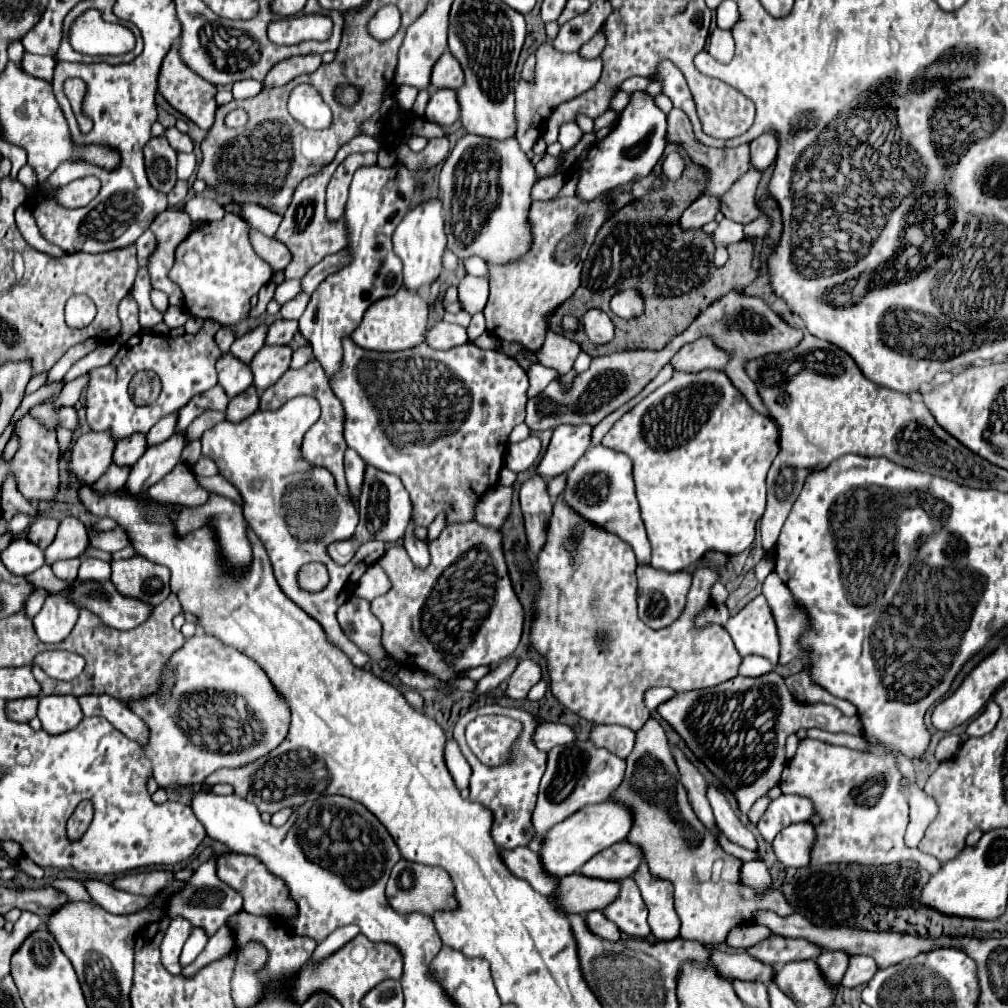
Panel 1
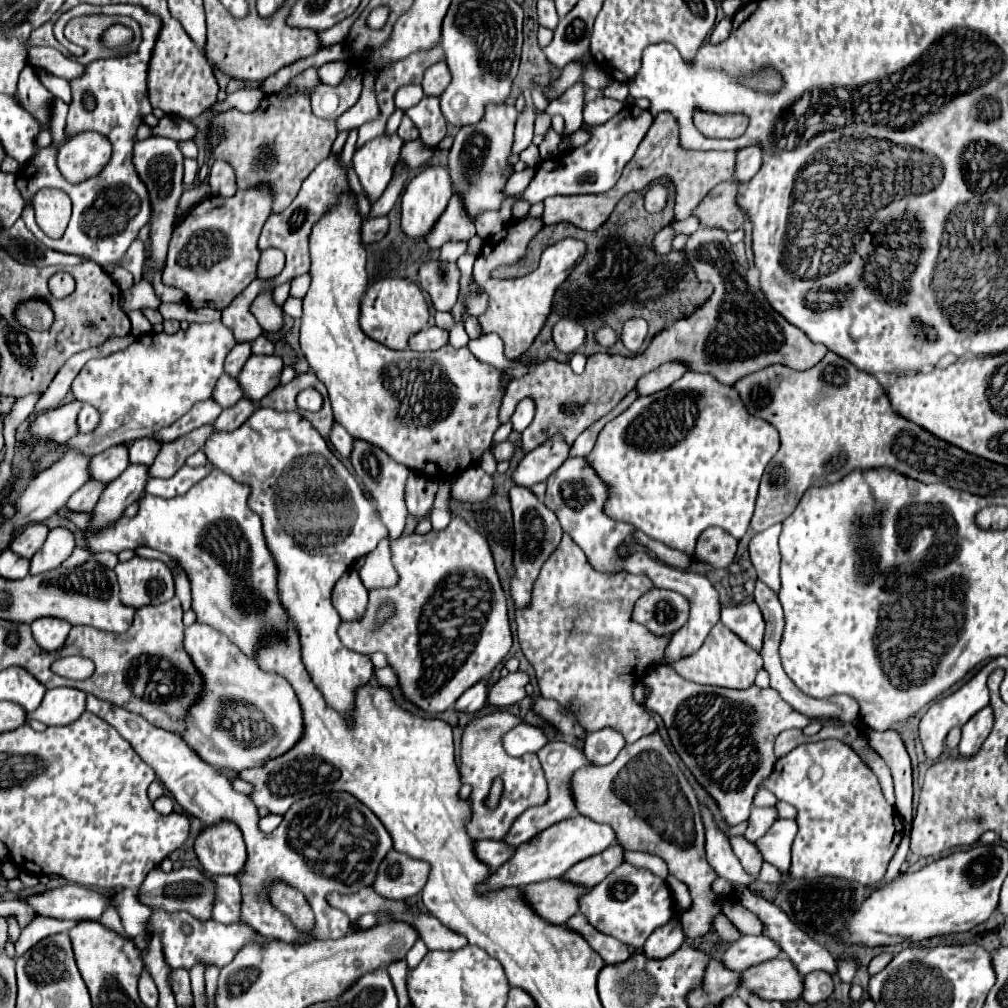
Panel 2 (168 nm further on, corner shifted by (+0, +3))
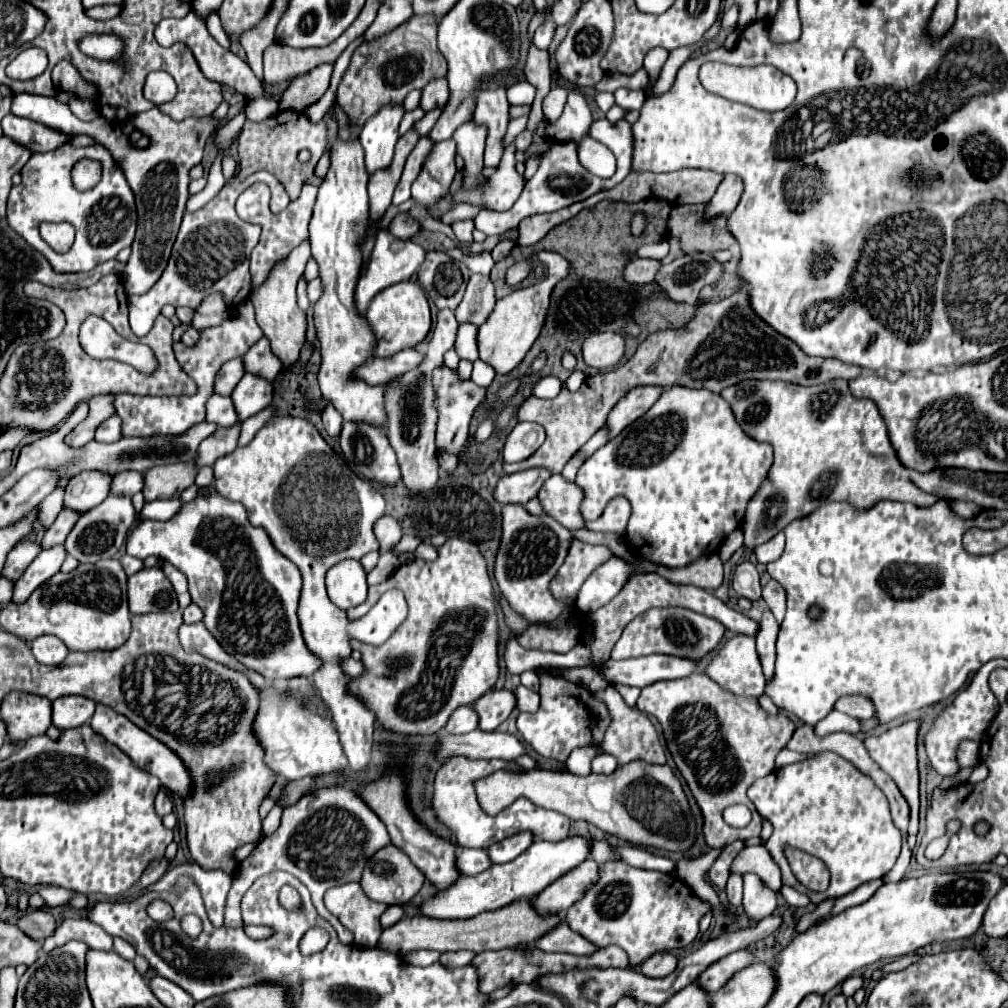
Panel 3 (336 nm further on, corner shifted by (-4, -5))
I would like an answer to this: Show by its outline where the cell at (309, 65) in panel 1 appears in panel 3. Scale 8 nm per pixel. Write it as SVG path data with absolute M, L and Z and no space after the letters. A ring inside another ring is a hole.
M321 63L321 65L313 67L311 71L289 81L287 89L283 91L279 109L303 111L305 105L315 103L327 91L331 73L333 73L333 63Z

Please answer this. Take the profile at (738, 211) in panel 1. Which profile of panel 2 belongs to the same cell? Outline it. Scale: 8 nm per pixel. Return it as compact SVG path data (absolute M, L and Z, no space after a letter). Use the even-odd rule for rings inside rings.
M725 181L713 187L707 197L695 207L693 215L699 219L701 227L737 231L745 223L745 215L737 209L737 183Z

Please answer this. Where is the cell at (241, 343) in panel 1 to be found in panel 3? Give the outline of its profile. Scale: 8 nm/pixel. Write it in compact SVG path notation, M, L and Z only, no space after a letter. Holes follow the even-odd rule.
M241 357L227 361L221 367L221 371L217 373L215 393L219 393L219 395L231 395L231 391L235 389L235 385L241 381L243 375L245 375L245 369L241 365Z

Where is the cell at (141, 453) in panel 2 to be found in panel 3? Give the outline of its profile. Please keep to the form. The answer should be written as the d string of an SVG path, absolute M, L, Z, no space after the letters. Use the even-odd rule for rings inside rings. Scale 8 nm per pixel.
M117 473L117 477L113 477L111 493L113 495L133 495L133 493L141 491L145 485L145 481L141 481L141 477L145 477L145 475L143 473Z

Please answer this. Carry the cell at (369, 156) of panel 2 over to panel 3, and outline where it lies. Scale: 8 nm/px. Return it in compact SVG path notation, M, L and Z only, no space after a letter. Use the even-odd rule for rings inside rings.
M383 107L361 129L359 141L365 151L365 167L369 175L373 175L379 169L387 169L391 165L393 151L399 139L397 129L403 113L405 113L403 107Z

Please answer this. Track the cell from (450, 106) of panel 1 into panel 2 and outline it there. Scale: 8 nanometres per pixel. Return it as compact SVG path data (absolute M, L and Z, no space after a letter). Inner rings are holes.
M423 97L415 107L409 107L405 115L415 123L419 129L419 139L427 149L437 149L447 133L445 117L441 117L439 99L437 97Z

